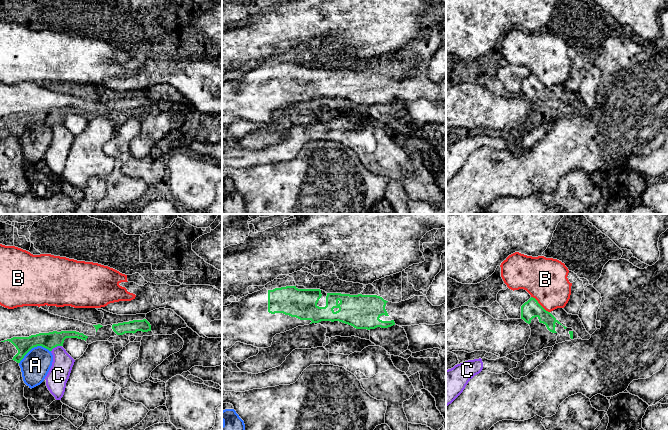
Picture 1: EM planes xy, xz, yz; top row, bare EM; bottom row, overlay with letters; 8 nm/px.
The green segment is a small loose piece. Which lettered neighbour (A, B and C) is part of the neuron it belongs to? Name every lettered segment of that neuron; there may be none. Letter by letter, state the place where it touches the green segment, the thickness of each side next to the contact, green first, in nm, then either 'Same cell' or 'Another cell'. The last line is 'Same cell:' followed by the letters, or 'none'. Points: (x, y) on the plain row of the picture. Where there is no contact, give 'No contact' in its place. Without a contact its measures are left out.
A: Touches green at xy (33, 123). Thickness 130 nm (green) against 240 nm. Another cell
B: Touches green at yz (539, 80). Thickness 140 nm (green) against 360 nm. Another cell
C: Touches green at xy (55, 122). Thickness 130 nm (green) against 170 nm. Another cell
Same cell: none

